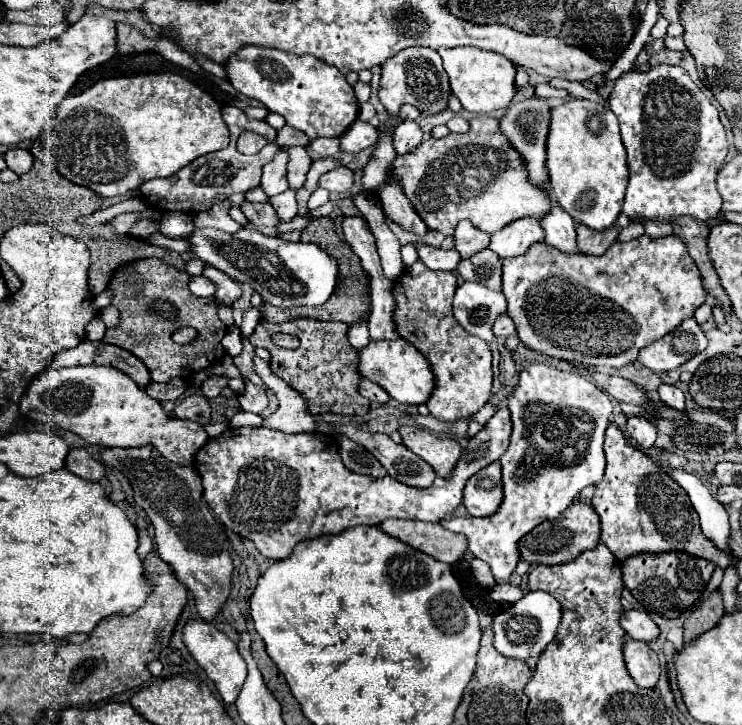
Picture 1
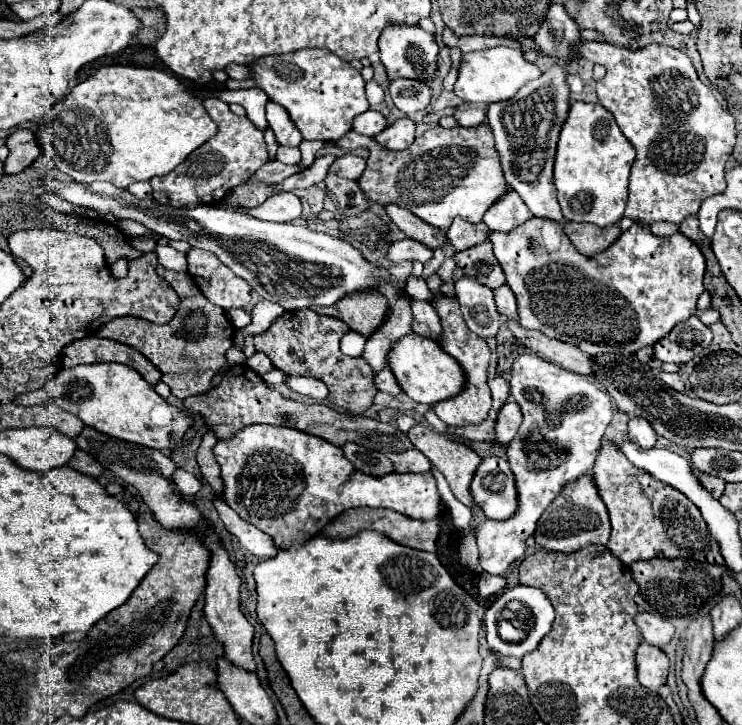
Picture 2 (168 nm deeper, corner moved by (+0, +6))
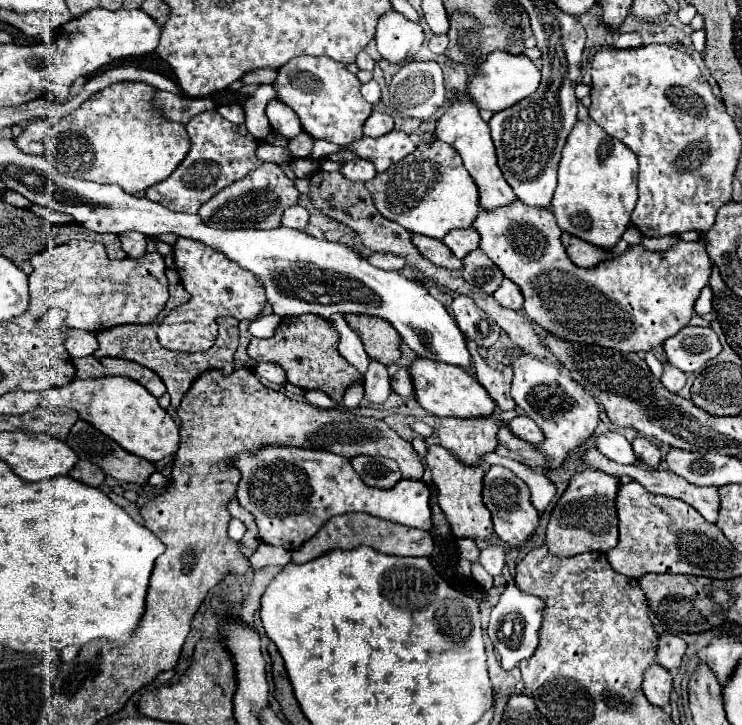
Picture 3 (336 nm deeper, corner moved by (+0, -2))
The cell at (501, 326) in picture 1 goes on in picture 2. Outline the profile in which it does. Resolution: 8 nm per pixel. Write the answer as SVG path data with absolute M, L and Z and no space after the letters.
M502 284L500 288L494 290L494 300L500 314L504 314L506 318L516 318L516 296L508 288L508 284Z

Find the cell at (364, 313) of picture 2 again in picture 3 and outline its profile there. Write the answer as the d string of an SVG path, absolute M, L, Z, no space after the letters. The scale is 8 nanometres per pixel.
M346 314L344 318L348 326L360 336L370 358L380 358L380 362L386 366L400 358L400 334L392 330L390 322L384 322L384 318L372 318L368 314Z

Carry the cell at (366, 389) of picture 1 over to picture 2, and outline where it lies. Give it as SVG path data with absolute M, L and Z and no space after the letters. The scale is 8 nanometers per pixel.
M390 368L380 370L380 374L374 376L374 382L376 382L376 388L378 388L378 390L388 392L388 394L392 394L392 396L398 396L398 394L402 392L402 388L398 386L398 380L396 380L396 376L392 374Z

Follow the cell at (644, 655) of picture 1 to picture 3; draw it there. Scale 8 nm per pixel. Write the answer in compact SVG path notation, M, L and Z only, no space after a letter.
M652 664L646 674L644 674L644 682L642 682L642 690L644 696L654 704L654 706L666 706L670 700L670 692L672 692L672 676L666 668Z

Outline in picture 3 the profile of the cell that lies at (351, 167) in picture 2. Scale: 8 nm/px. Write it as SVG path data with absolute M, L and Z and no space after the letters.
M350 160L350 162L342 164L340 174L344 174L344 178L348 178L348 180L366 182L366 180L374 178L376 170L374 170L374 164L368 160Z

